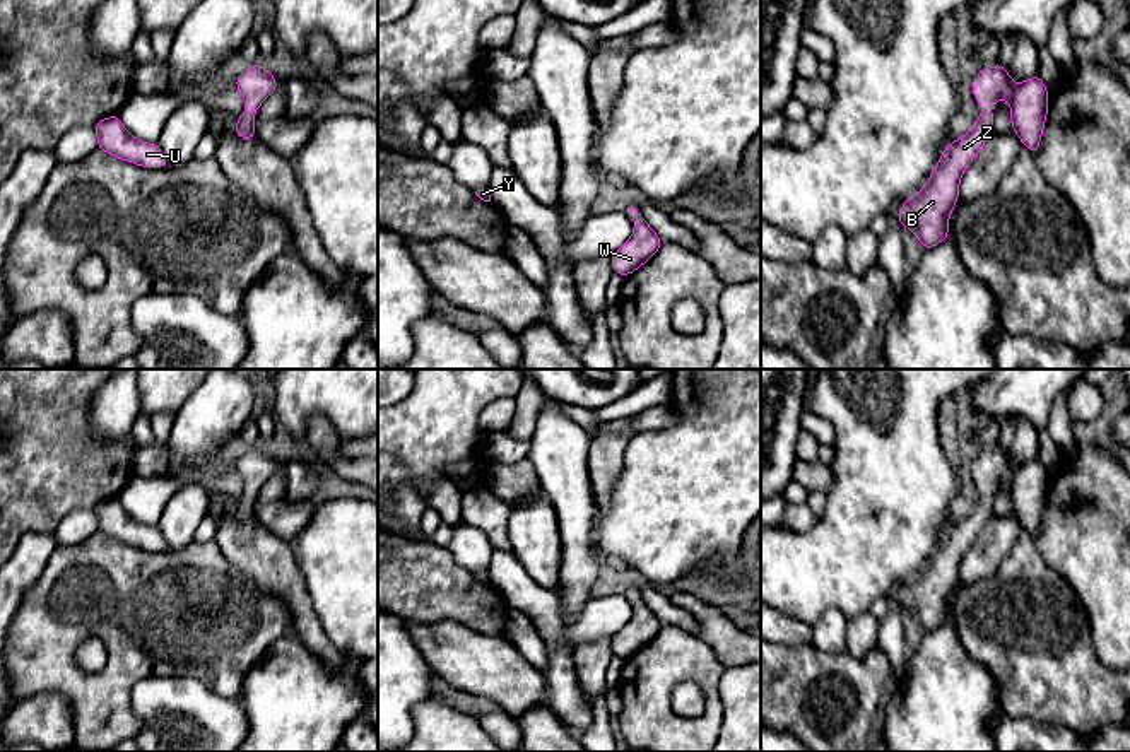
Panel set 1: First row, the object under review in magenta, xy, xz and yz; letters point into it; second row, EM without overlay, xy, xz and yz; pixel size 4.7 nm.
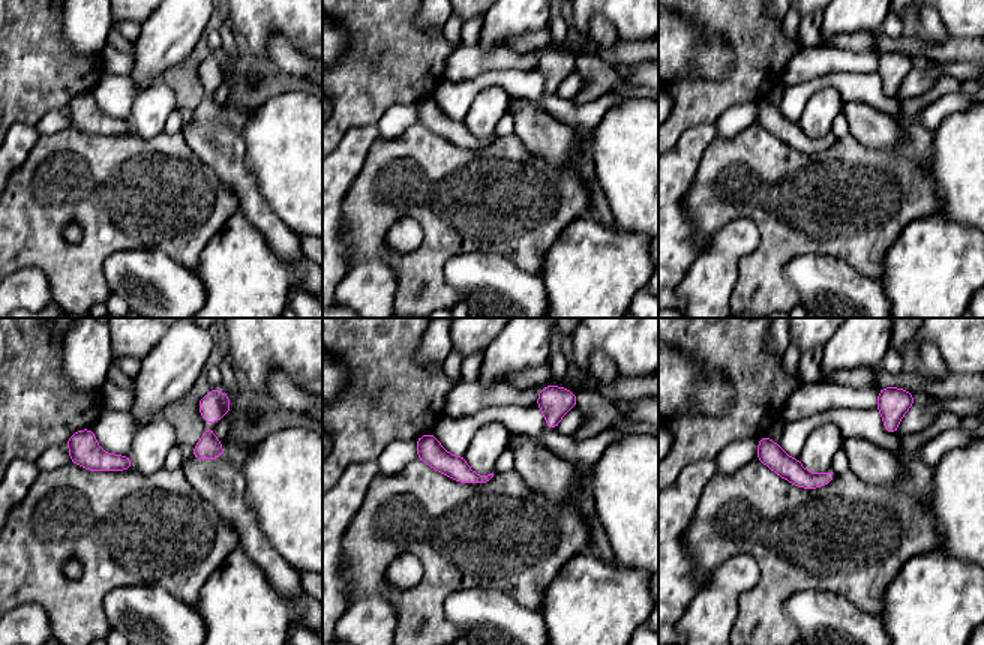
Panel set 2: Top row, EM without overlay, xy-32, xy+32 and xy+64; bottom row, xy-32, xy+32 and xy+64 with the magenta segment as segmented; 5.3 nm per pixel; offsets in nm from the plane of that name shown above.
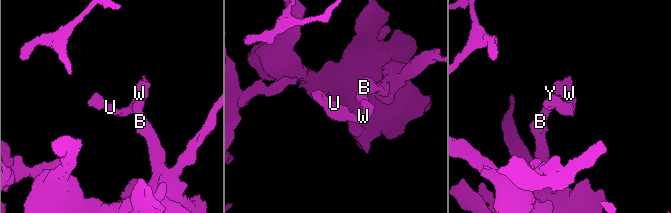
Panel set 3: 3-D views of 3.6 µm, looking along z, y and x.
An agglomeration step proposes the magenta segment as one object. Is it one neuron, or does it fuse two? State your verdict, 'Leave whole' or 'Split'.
Leave whole

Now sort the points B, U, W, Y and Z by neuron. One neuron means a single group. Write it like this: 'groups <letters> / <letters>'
groups B U W Y Z

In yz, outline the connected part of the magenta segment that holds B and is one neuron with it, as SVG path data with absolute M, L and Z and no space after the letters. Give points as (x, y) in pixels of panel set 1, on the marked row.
M997 63L981 70L971 89L983 106L973 130L945 145L928 183L899 209L896 222L899 227L909 227L923 250L937 246L949 236L949 215L959 198L959 179L993 135L992 104L1005 97L1010 103L1012 132L1034 156L1039 149L1050 97L1039 73L1014 84L1007 68Z

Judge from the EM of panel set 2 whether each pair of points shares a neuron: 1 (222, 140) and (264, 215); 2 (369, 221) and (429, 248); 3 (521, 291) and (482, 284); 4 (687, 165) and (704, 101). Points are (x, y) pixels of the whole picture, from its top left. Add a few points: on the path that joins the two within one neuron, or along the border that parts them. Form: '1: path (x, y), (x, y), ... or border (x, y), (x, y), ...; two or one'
1: path (227, 158), (233, 173), (243, 183), (249, 197); one
2: path (372, 239), (393, 258), (411, 258); one
3: path (512, 291), (498, 291), (491, 285); one
4: border (714, 123), (690, 126), (674, 146); two

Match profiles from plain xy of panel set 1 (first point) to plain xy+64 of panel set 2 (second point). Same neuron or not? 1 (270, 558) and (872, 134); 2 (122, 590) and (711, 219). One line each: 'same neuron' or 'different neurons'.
1: same neuron
2: same neuron

